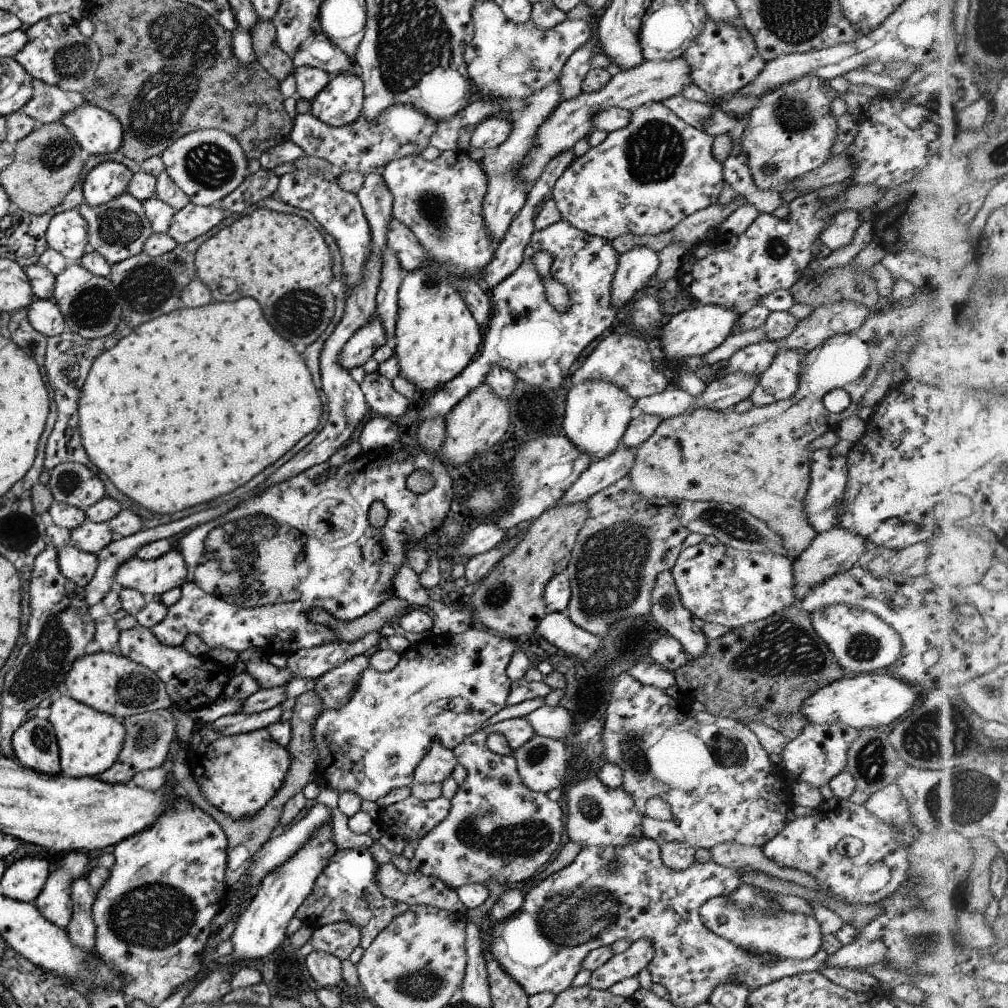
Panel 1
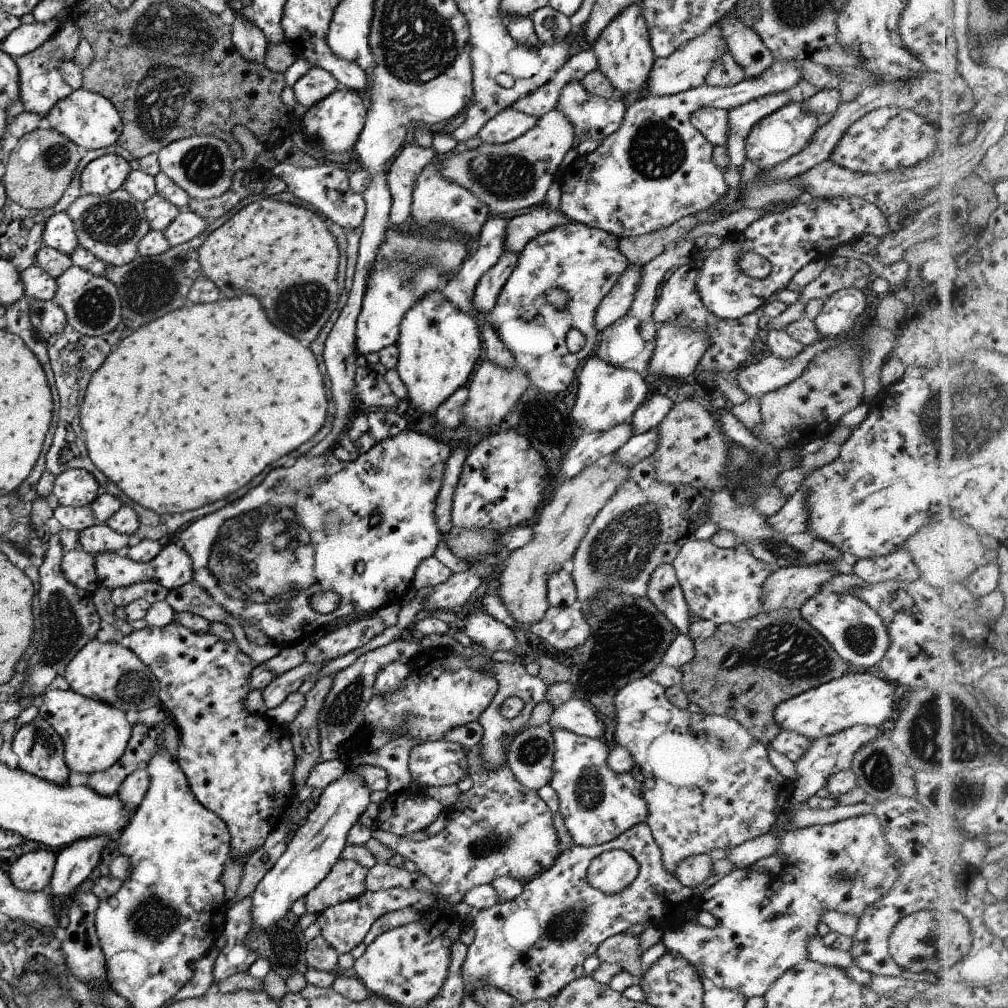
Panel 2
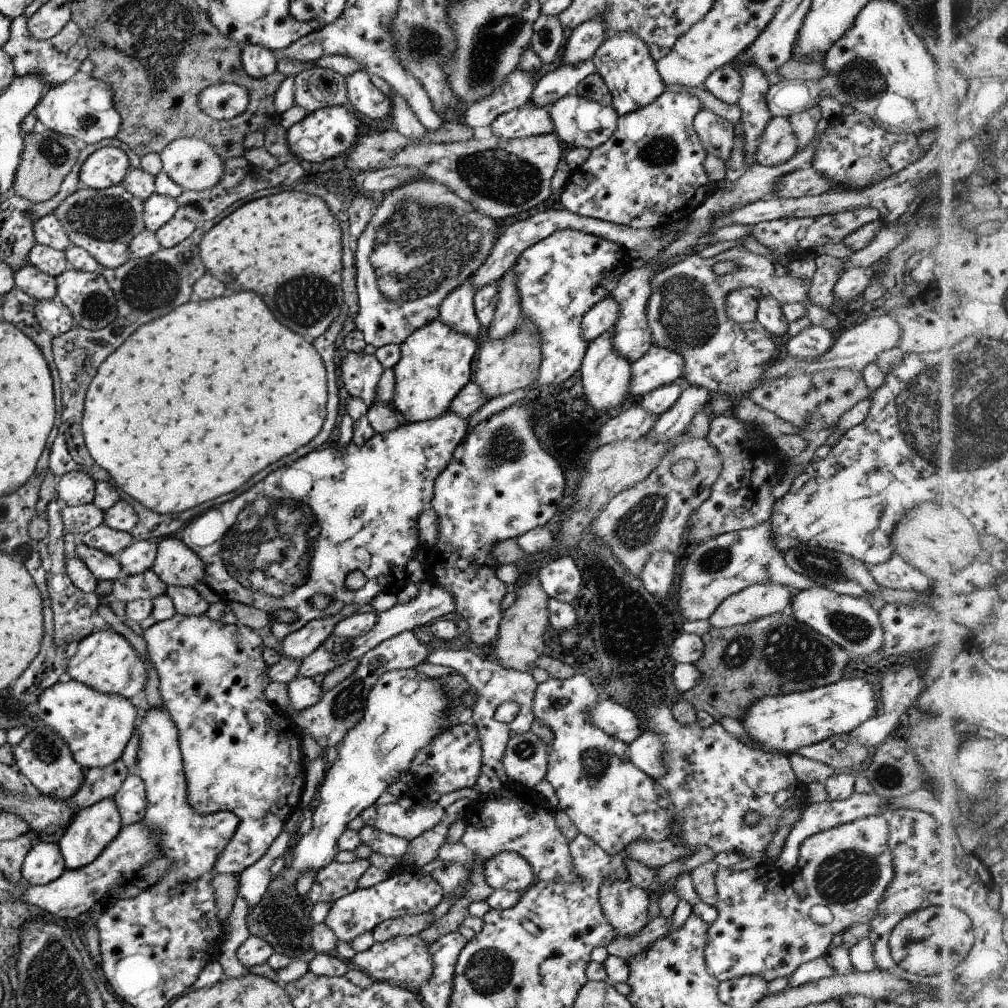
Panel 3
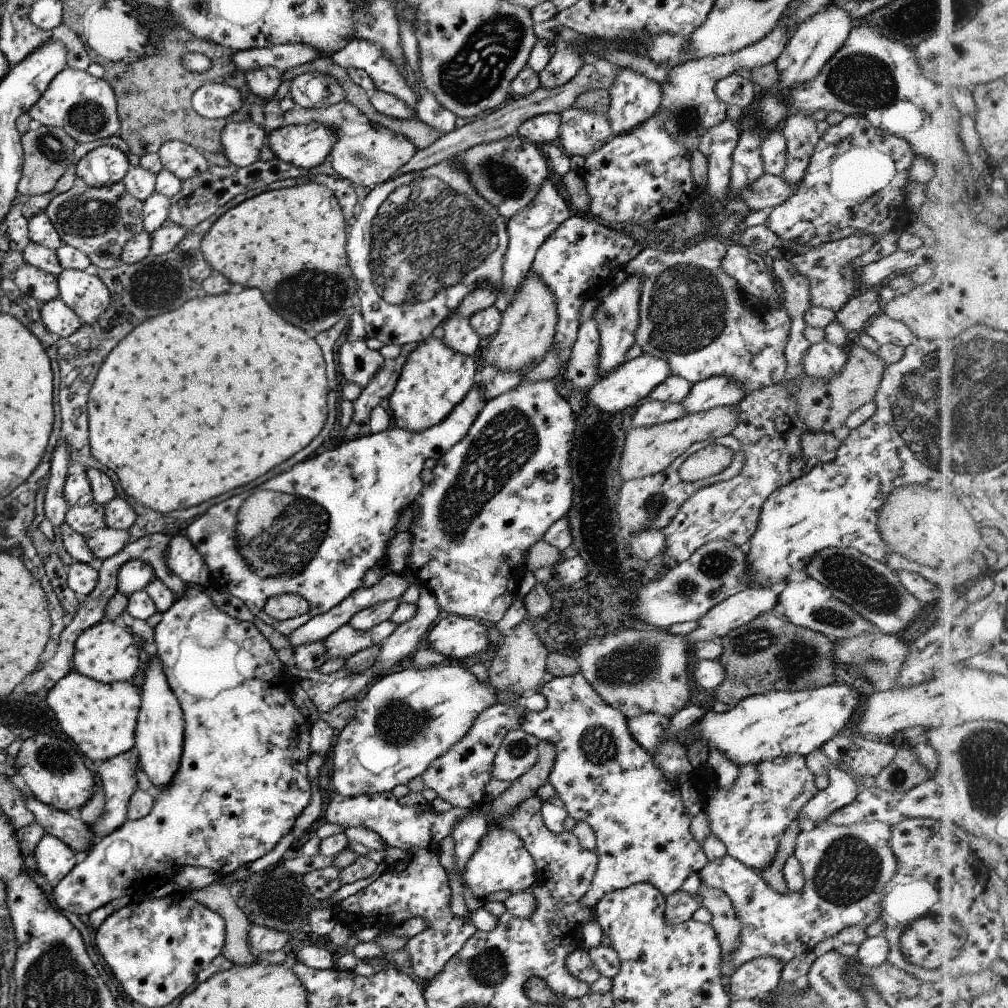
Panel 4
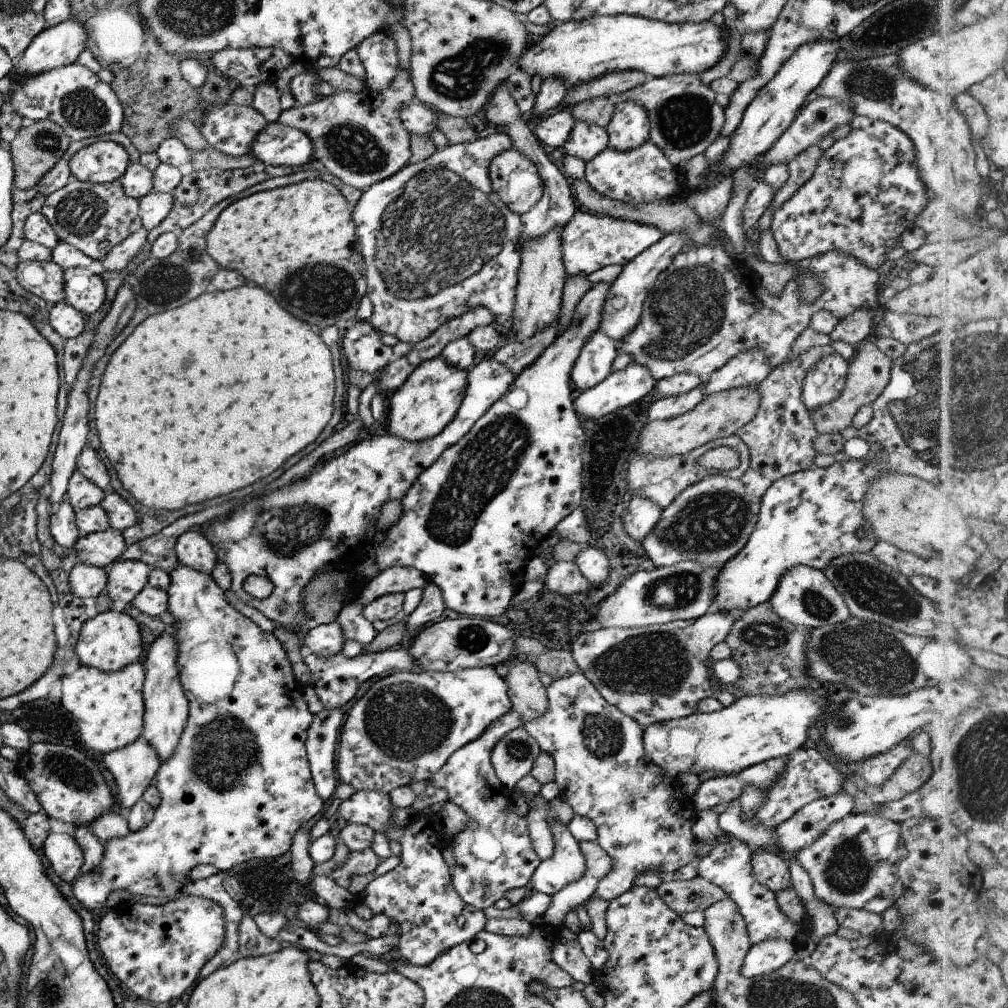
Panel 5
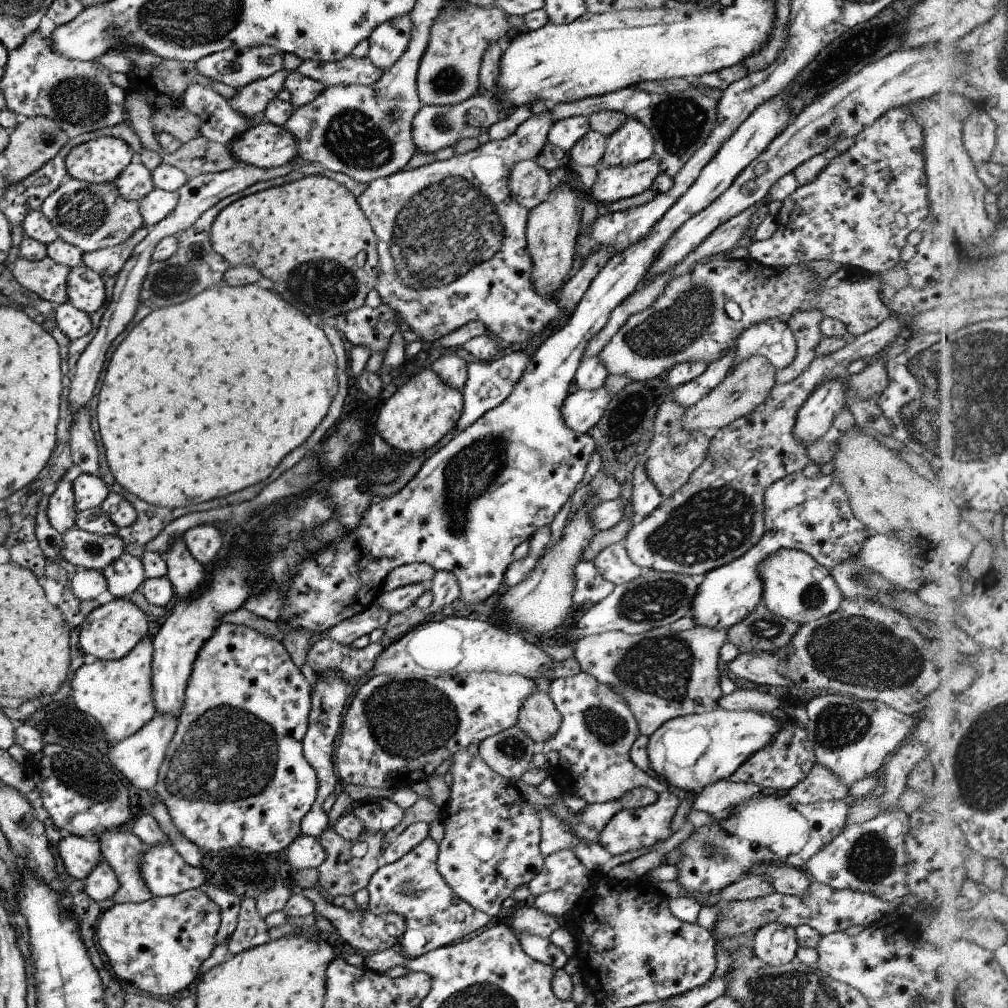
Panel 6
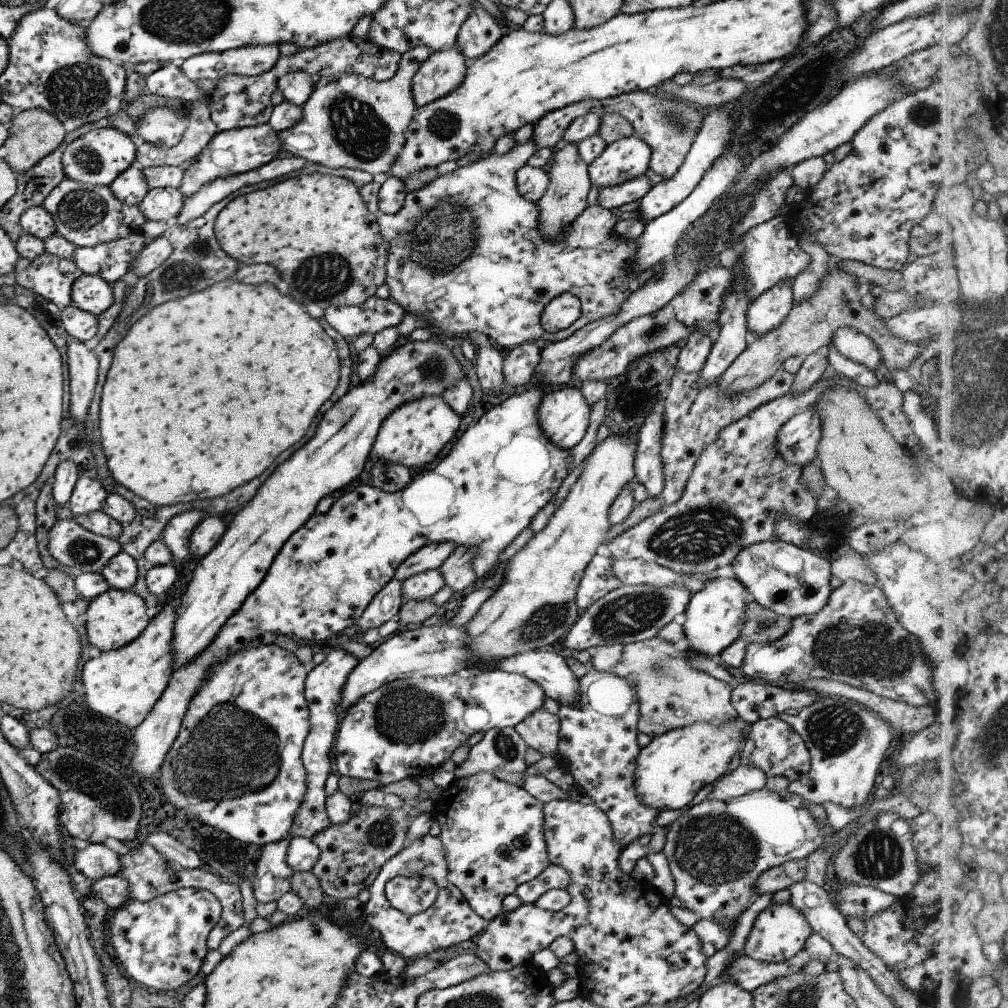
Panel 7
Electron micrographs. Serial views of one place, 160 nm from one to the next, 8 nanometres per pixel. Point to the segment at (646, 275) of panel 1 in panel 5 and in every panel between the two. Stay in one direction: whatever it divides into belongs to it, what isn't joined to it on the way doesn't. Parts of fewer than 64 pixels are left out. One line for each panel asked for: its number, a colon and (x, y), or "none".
2: (616, 302)
3: (601, 316)
4: (581, 368)
5: (593, 363)

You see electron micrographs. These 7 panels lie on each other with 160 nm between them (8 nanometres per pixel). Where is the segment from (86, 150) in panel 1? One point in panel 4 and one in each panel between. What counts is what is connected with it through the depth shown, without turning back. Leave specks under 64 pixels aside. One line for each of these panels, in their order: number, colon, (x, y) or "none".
2: (88, 119)
3: (83, 109)
4: (83, 106)

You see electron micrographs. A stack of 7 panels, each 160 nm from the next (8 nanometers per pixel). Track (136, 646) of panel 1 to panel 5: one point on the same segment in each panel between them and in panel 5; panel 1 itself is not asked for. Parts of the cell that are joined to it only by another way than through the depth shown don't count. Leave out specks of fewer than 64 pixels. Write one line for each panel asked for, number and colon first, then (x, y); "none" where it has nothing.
2: (238, 765)
3: (241, 754)
4: (241, 781)
5: (238, 786)

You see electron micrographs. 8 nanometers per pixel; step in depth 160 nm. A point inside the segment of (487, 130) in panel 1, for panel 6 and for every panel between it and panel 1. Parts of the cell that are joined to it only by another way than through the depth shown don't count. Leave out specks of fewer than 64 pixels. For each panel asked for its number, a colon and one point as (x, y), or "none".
2: (508, 124)
3: (526, 121)
4: (541, 129)
5: (552, 131)
6: (564, 133)

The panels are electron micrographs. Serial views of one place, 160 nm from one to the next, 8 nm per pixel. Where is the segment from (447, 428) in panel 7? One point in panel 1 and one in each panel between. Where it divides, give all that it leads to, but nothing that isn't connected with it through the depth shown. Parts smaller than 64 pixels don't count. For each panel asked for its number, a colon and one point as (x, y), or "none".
1: (440, 201)
2: (438, 346)
3: (435, 362)
4: (433, 379)
5: (426, 401)
6: (417, 415)

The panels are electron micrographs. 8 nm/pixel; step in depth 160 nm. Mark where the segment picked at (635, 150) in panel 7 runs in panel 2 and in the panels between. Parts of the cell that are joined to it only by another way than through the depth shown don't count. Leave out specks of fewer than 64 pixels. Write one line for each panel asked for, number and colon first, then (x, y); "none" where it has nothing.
2: (623, 53)
3: (623, 62)
4: (633, 98)
5: (628, 127)
6: (632, 142)

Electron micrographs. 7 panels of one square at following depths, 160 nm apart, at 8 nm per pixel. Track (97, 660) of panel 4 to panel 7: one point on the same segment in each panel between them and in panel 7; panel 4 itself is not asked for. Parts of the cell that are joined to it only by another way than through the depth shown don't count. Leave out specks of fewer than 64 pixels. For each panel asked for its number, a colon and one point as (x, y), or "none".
5: (109, 641)
6: (109, 631)
7: (115, 617)

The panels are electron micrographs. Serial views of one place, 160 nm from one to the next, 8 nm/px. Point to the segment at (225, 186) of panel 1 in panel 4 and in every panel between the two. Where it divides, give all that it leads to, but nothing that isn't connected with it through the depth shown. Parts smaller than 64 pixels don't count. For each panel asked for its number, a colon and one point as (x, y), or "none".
2: (201, 165)
3: (191, 163)
4: (182, 160)

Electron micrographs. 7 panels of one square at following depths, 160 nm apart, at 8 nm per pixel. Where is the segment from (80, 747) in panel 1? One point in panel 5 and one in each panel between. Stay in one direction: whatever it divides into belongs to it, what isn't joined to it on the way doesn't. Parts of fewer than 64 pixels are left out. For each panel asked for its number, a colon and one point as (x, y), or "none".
2: (94, 735)
3: (95, 726)
4: (99, 718)
5: (108, 706)

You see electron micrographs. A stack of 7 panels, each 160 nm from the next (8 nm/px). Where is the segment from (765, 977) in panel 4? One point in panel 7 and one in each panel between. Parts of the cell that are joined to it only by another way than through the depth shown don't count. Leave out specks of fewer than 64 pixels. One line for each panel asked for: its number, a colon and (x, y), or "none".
5: (763, 957)
6: (773, 943)
7: (778, 932)

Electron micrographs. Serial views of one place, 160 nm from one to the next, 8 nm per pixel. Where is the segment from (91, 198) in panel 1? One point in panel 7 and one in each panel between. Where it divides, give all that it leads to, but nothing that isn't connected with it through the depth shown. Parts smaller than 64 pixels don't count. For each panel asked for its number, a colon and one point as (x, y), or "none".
2: (100, 176)
3: (105, 167)
4: (104, 165)
5: (101, 162)
6: (99, 160)
7: (95, 158)

